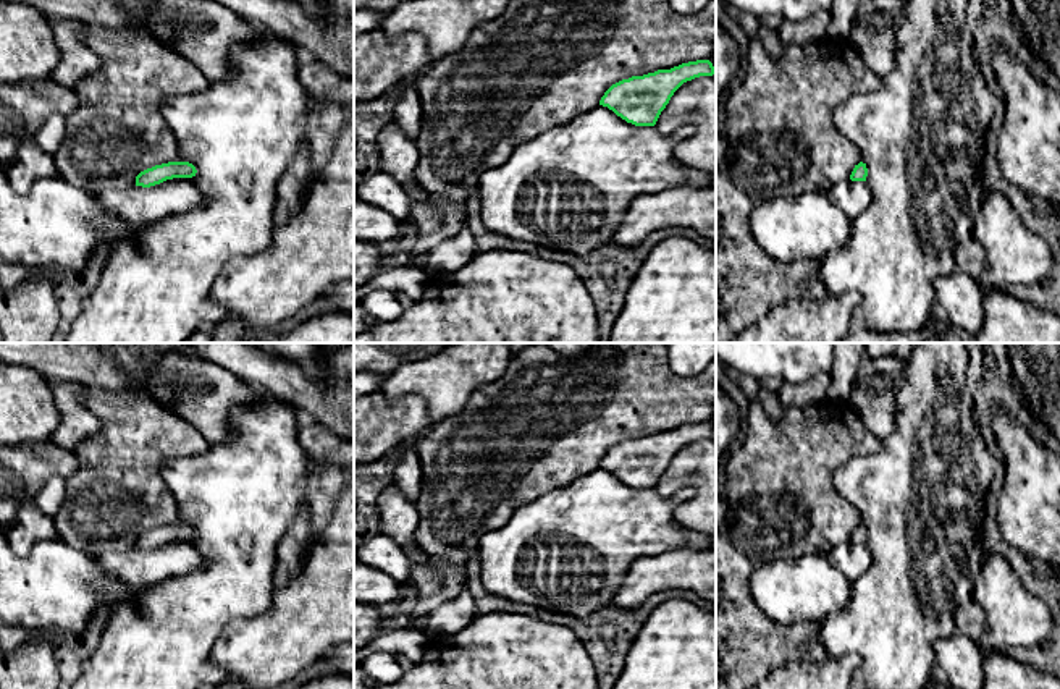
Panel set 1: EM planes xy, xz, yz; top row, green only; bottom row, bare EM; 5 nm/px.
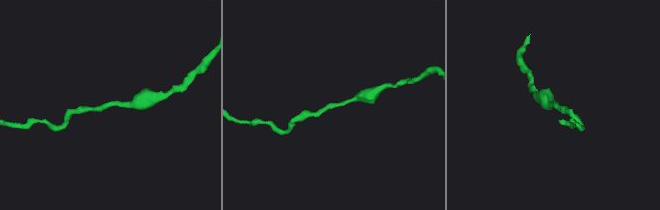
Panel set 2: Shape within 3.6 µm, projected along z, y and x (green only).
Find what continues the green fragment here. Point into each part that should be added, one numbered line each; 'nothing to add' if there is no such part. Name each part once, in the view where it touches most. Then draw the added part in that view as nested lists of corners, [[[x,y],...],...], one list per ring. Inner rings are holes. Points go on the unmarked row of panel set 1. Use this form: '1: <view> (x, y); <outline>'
nothing to add

